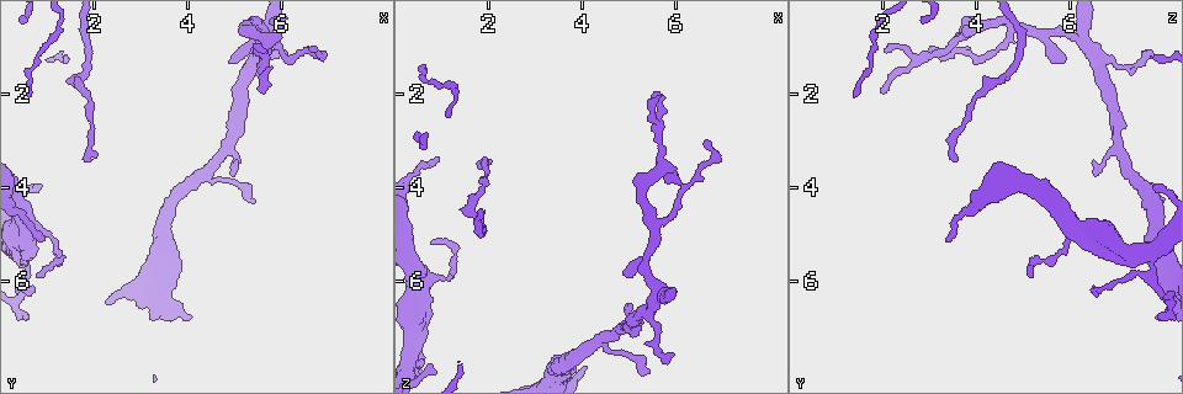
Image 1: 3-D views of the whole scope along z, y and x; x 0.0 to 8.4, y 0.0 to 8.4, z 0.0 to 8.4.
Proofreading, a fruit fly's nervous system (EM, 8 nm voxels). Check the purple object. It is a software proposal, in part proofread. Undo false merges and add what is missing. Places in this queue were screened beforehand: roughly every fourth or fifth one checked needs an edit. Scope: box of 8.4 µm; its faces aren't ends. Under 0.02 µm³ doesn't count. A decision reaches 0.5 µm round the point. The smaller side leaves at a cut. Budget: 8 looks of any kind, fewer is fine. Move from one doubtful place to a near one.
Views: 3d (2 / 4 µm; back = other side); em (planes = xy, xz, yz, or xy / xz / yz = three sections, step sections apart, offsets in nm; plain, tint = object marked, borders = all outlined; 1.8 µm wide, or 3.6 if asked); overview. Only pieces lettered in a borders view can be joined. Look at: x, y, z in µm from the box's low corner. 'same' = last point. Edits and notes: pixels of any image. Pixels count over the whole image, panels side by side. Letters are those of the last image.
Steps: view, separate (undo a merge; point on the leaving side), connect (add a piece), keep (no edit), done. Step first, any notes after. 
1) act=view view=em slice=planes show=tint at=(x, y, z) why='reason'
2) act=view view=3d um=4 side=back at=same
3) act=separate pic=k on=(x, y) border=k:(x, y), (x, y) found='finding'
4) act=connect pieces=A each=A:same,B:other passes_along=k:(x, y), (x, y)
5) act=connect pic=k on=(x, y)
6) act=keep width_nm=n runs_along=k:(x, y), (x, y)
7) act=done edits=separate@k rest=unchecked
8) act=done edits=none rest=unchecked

act=view view=3d um=4 at=(5.70, 1.95, 1.95) why='tapers out'

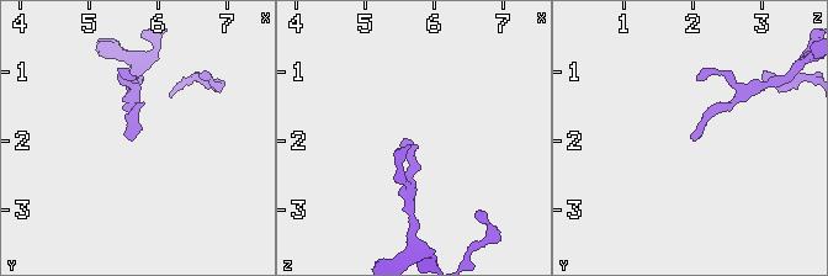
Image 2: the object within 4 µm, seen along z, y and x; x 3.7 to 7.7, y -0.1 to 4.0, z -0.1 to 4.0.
act=view view=em slice=xz step=4 show=tint at=(5.60, 2.00, 2.00) why='now the EM'

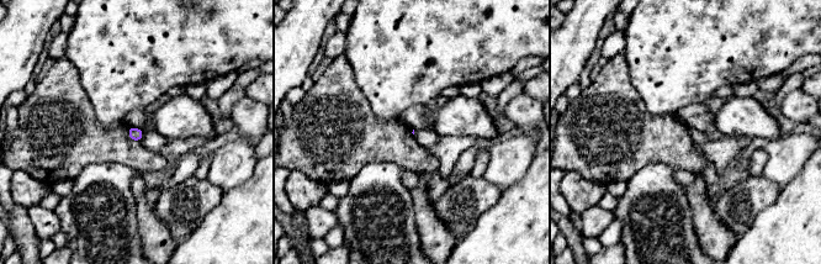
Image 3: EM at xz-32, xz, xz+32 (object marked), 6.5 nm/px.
act=view view=em slice=xz step=4 show=borders at=same why='see the neighbours'

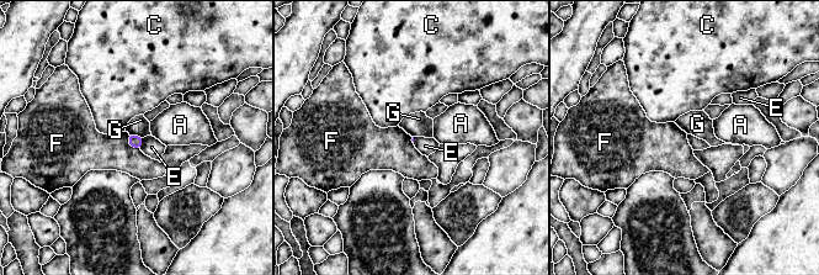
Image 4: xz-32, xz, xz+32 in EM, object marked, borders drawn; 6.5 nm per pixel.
act=keep each=A:other,C:other,E:other,F:other,G:other border=4:(127, 133), (127, 143), (139, 149) found='none of them fits'

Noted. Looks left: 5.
act=view view=em slice=planes show=tint at=(1.75, 3.45, 3.50)

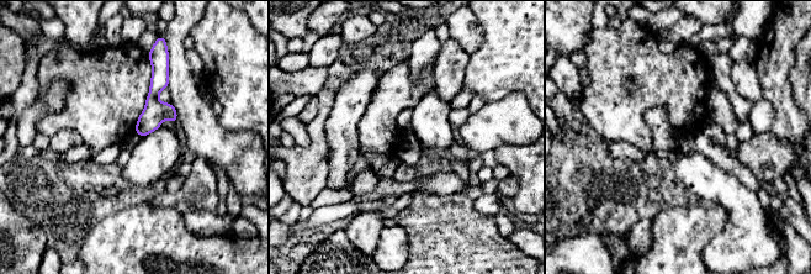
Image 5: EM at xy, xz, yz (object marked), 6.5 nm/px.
act=view view=em slice=planes show=borders at=same why='see the neighbours'

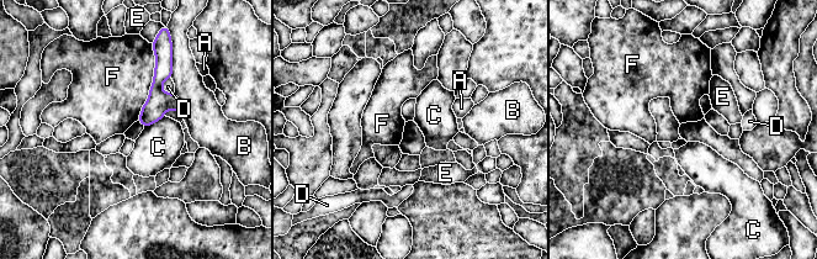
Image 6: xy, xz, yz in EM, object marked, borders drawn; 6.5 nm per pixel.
act=keep each=A:other,B:other,C:other,D:other,E:other,F:other border=6:(152, 45), (154, 78), (137, 120) found='none of them fits'

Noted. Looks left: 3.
act=view view=3d um=2 at=(4.10, 6.80, 7.85) why='stops while still wide'

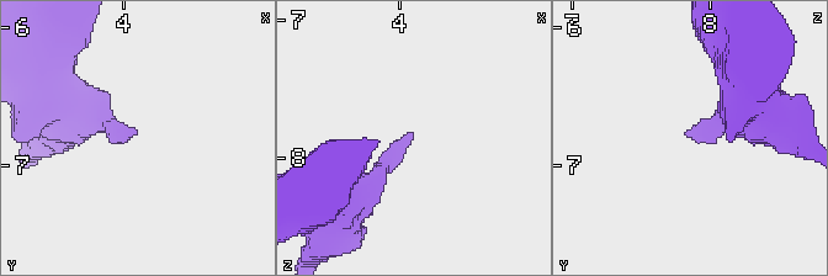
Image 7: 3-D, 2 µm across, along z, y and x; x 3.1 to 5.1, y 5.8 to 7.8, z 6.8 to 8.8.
act=view view=em slice=yz step=4 show=tint at=(4.10, 6.74, 7.84)

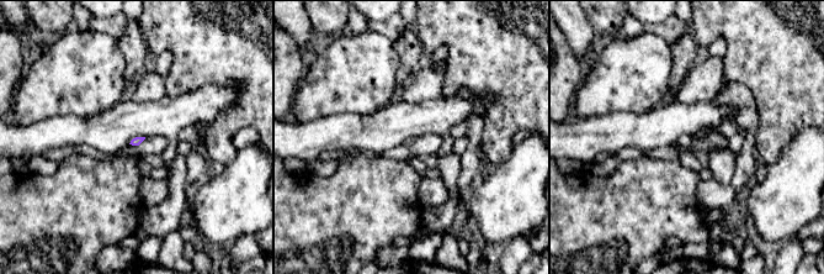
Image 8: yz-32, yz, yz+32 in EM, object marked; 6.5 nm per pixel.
act=view view=em slice=planes show=borders at=same

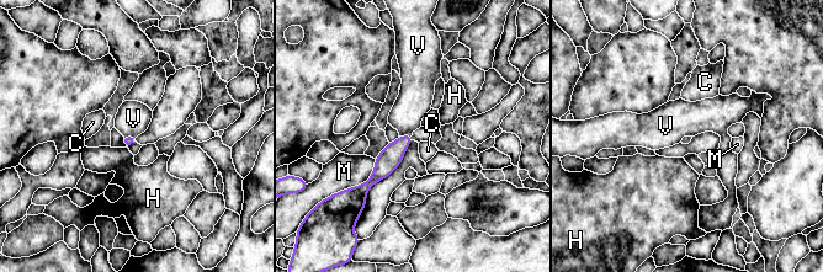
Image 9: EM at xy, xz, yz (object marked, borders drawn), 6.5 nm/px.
act=keep each=C:other,H:other,M:other,V:other runs_along=9:(408, 138), (364, 191) found='none of them fits'

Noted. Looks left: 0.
act=done edits=none rest=unchecked

